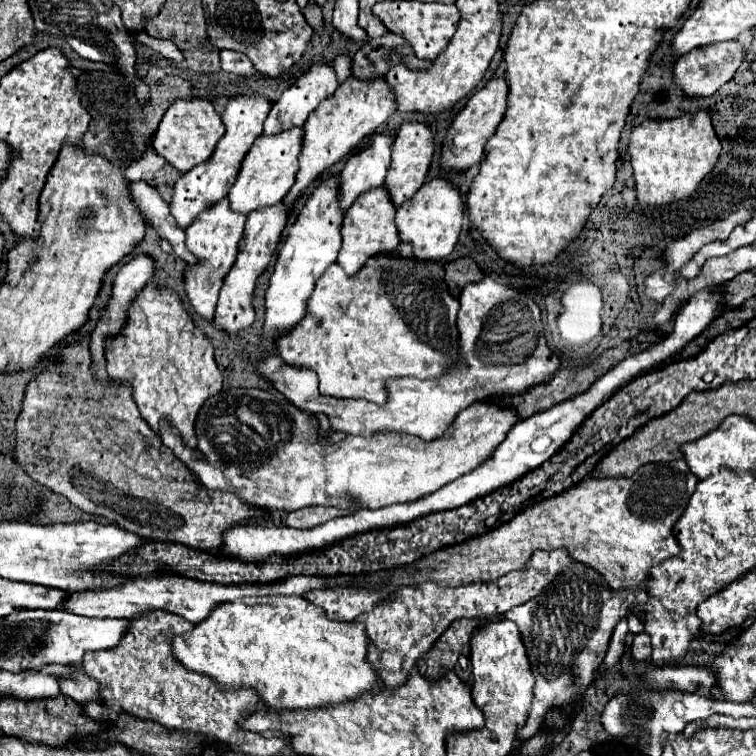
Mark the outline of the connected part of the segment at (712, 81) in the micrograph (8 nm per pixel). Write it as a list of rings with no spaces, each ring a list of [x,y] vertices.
[[[722,41],[716,45],[704,45],[704,49],[692,49],[692,53],[686,53],[680,57],[674,65],[672,77],[680,85],[680,89],[690,97],[710,97],[716,89],[720,89],[724,83],[728,83],[738,67],[742,65],[746,55],[746,47],[742,47],[738,41]]]

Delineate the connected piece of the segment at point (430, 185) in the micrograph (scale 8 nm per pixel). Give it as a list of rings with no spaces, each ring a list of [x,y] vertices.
[[[434,177],[426,181],[418,193],[404,201],[404,205],[396,211],[396,225],[400,231],[402,241],[410,241],[414,245],[414,253],[420,259],[444,259],[452,253],[454,245],[458,243],[460,227],[464,219],[464,201],[460,197],[458,187],[454,187],[444,177]]]

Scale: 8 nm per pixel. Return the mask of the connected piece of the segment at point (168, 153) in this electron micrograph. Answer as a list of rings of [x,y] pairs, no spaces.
[[[198,97],[178,99],[166,109],[166,113],[164,113],[154,137],[152,137],[152,147],[172,167],[186,173],[194,165],[210,159],[210,155],[212,155],[216,143],[220,141],[220,137],[224,135],[224,131],[226,129],[220,119],[220,113],[214,109],[214,105],[210,101],[198,99]]]

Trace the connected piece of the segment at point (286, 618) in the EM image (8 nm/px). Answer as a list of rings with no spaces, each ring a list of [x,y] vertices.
[[[242,597],[240,601],[230,601],[216,607],[200,625],[192,631],[176,635],[170,643],[172,655],[186,665],[190,671],[204,673],[212,677],[224,689],[240,689],[252,687],[258,691],[260,699],[266,707],[276,711],[296,711],[296,709],[312,709],[324,705],[338,705],[350,699],[356,699],[370,689],[384,689],[376,671],[366,661],[366,629],[364,623],[340,623],[326,617],[326,613],[306,601],[304,597]]]

